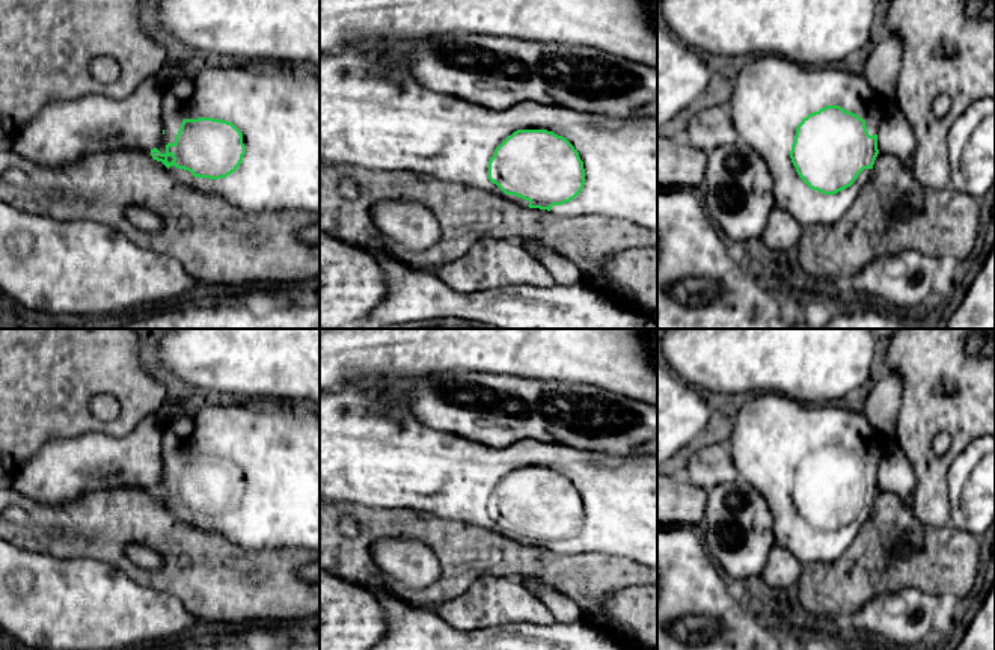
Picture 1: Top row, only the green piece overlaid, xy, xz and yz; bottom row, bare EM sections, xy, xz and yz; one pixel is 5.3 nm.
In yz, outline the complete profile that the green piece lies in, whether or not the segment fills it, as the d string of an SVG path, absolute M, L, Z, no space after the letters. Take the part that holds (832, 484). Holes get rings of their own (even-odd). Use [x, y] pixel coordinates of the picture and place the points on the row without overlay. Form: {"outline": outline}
{"outline": "M775 392L748 394L737 400L724 440L731 448L739 477L764 496L772 511L776 544L791 552L802 566L832 563L847 550L868 519L879 492L877 469L885 446L862 412L840 403L799 403Z"}

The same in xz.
{"outline": "M357 386L320 391L320 504L327 507L363 505L368 508L419 510L445 520L464 522L485 528L490 532L504 534L522 544L547 547L564 555L615 555L657 570L657 454L609 455L534 439L519 440L505 448L490 448L479 442L430 428L421 424L406 404L390 404L384 398L372 398Z"}

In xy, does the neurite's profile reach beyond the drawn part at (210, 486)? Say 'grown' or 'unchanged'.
grown

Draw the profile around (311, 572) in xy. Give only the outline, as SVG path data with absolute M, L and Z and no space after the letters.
M320 561L306 564L298 575L306 582L320 585Z

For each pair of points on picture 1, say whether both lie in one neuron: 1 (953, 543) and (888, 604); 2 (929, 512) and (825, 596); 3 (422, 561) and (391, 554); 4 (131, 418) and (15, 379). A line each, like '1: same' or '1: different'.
1: different
2: different
3: same
4: same

